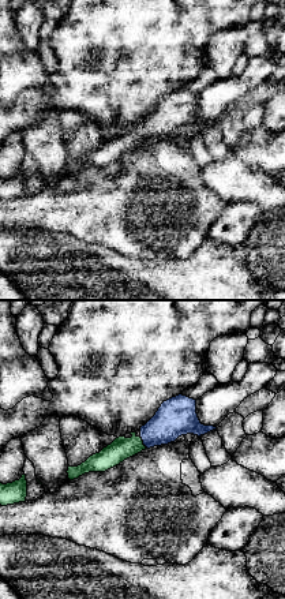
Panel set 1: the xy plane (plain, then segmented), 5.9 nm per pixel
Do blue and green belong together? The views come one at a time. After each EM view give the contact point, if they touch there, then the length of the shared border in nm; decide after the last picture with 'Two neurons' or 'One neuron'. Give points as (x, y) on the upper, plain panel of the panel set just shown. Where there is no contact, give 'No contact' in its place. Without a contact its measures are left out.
Touches blue at (143, 137). Shared border 90 nm

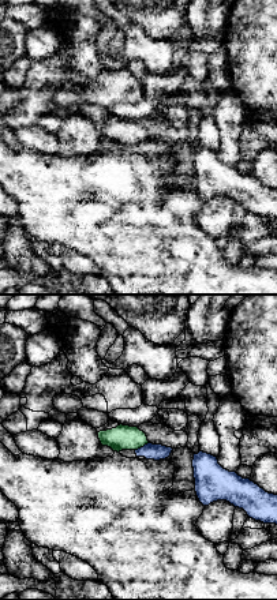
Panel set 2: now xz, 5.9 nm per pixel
Touches blue at (143, 141). Shared border 100 nm

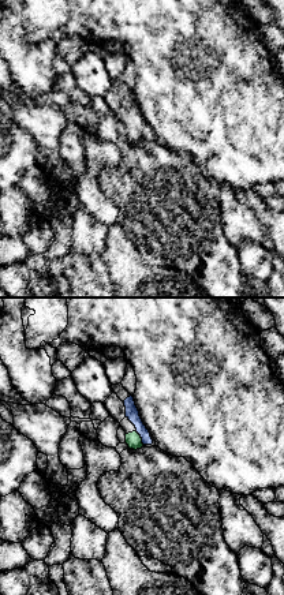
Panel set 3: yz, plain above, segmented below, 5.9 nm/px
Touches blue at (141, 131). Shared border 90 nm

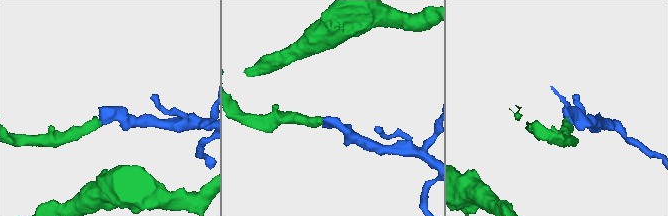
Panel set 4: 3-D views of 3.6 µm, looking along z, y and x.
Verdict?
One neuron

